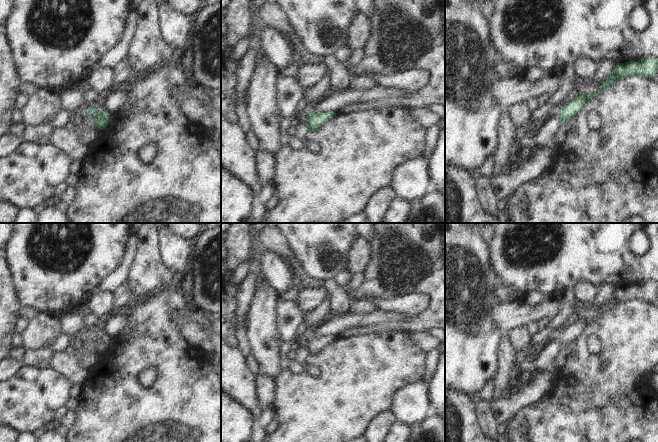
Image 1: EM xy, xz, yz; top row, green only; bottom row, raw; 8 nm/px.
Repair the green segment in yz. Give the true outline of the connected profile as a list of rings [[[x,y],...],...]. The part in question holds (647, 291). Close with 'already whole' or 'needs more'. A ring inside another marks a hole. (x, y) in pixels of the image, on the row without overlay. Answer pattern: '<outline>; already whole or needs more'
[[[655,281],[643,282],[626,287],[618,287],[612,298],[606,302],[606,305],[600,310],[599,316],[595,316],[592,319],[582,316],[572,325],[557,333],[561,343],[560,349],[566,349],[583,333],[590,323],[600,319],[617,304],[628,301],[647,301],[652,303],[653,301],[657,300],[657,295],[658,282]]]; already whole

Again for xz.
[[[335,336],[307,337],[307,349],[309,356],[317,355],[325,346],[333,342]]]; already whole

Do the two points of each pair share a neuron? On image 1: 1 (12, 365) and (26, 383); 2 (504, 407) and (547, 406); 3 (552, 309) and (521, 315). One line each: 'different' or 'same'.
1: different
2: different
3: same

